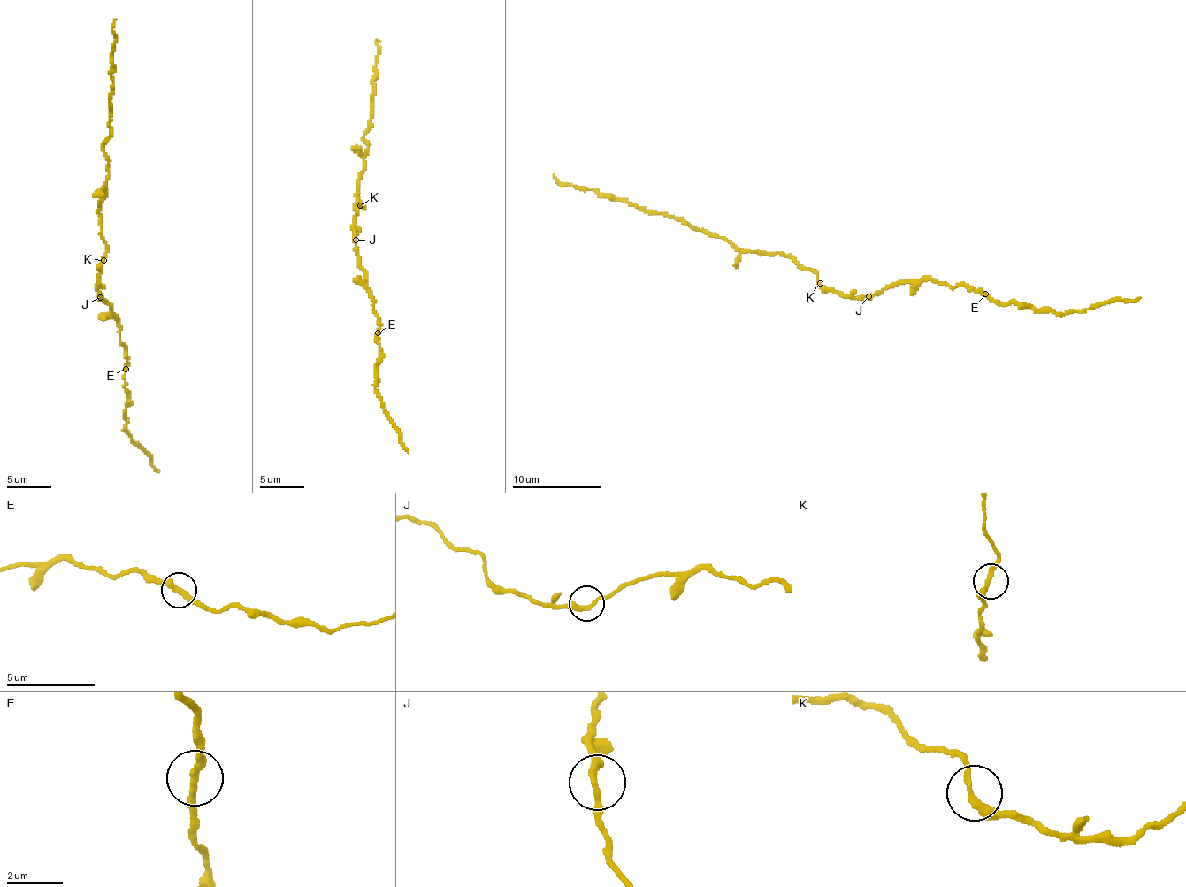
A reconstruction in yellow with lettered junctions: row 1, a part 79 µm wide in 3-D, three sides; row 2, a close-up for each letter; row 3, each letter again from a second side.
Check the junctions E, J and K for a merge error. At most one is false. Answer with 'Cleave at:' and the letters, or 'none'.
Cleave at: E

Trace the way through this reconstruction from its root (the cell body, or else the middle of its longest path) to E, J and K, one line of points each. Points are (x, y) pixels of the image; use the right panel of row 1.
E: (836, 293), (871, 297), (891, 286), (932, 279), (952, 286), (966, 286), (981, 290), (985, 294)
J: (836, 293), (855, 297), (868, 296)
K: (836, 293), (827, 291), (820, 283)

